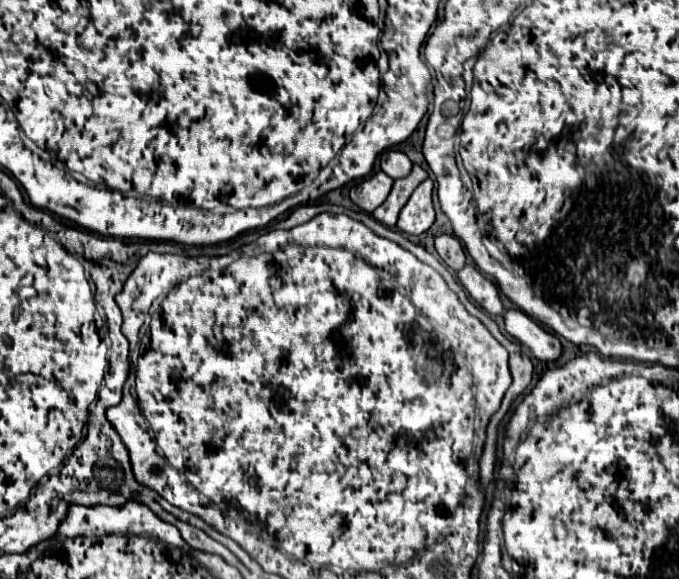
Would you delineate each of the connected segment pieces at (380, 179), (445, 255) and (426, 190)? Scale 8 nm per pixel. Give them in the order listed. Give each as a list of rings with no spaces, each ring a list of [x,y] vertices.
[[[376,172],[370,178],[364,178],[362,182],[358,182],[352,190],[350,190],[350,200],[362,208],[364,212],[372,212],[374,208],[378,208],[386,196],[390,194],[392,188],[392,178],[386,176],[384,172]]]
[[[442,234],[436,238],[434,242],[436,246],[436,252],[438,256],[454,270],[462,270],[464,268],[464,262],[466,262],[466,256],[464,256],[464,250],[460,246],[460,240],[456,236],[448,236],[448,234]]]
[[[428,178],[424,180],[410,196],[406,206],[398,218],[398,230],[410,236],[418,236],[426,232],[434,224],[434,204],[432,204],[432,188],[434,182]]]

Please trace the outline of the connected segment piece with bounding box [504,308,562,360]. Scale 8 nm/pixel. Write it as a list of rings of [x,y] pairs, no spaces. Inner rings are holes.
[[[518,308],[506,310],[504,328],[520,344],[528,346],[538,360],[556,360],[562,352],[558,338],[546,332],[542,326],[538,326],[528,314],[524,314]]]

